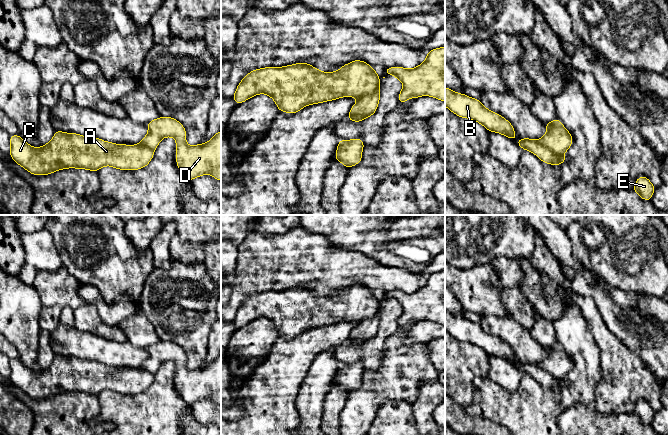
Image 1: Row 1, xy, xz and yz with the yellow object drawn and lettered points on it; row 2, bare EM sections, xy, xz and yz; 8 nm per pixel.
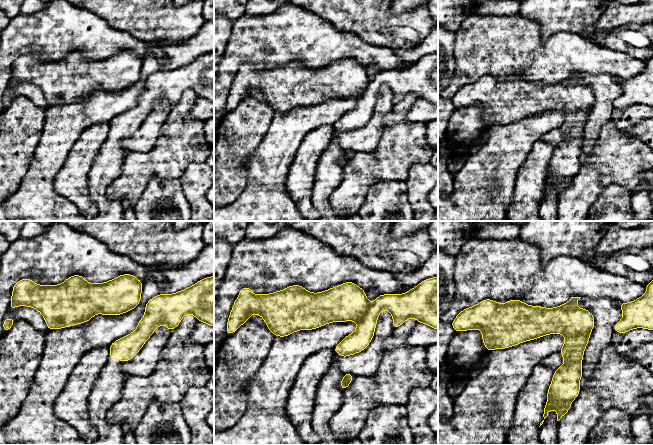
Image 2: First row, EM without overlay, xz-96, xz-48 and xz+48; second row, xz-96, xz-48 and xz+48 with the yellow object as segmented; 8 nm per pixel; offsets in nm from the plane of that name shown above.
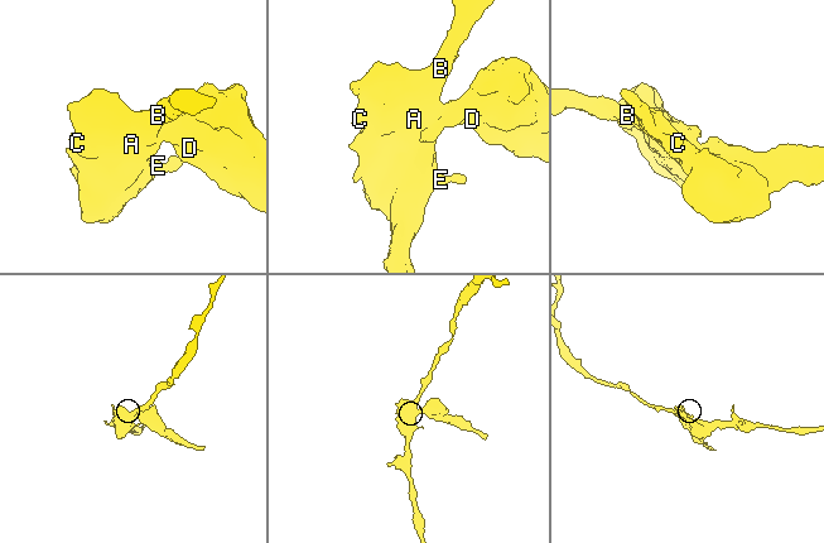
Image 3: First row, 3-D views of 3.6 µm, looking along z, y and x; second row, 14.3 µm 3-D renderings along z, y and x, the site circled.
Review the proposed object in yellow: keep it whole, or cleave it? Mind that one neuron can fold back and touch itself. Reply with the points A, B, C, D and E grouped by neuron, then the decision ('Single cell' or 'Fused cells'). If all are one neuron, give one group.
Groups: A B C E / D. Fused cells

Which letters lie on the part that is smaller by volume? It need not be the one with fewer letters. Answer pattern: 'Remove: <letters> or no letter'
Remove: D

